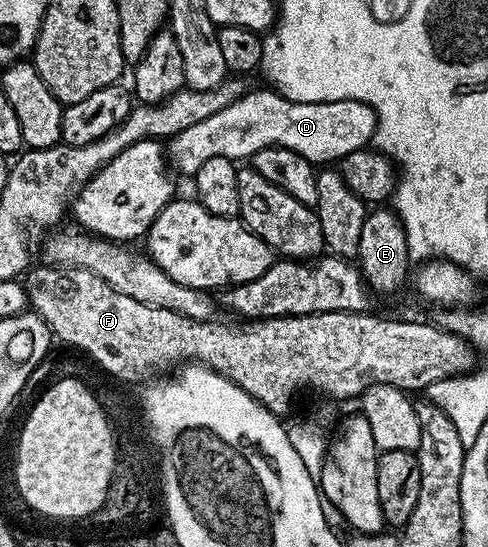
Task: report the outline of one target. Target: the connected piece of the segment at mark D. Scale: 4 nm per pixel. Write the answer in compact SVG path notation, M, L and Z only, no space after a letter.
M266 88L260 93L247 92L236 103L232 103L224 111L216 111L216 115L208 115L204 123L196 123L196 127L188 127L188 131L180 131L168 141L168 161L182 173L193 175L208 163L213 157L253 158L256 151L264 147L288 147L288 151L296 151L296 155L304 155L315 167L325 166L327 163L337 163L344 155L352 155L352 151L367 148L373 142L376 131L376 115L372 107L359 101L329 101L328 103L300 103L290 101L273 88Z

